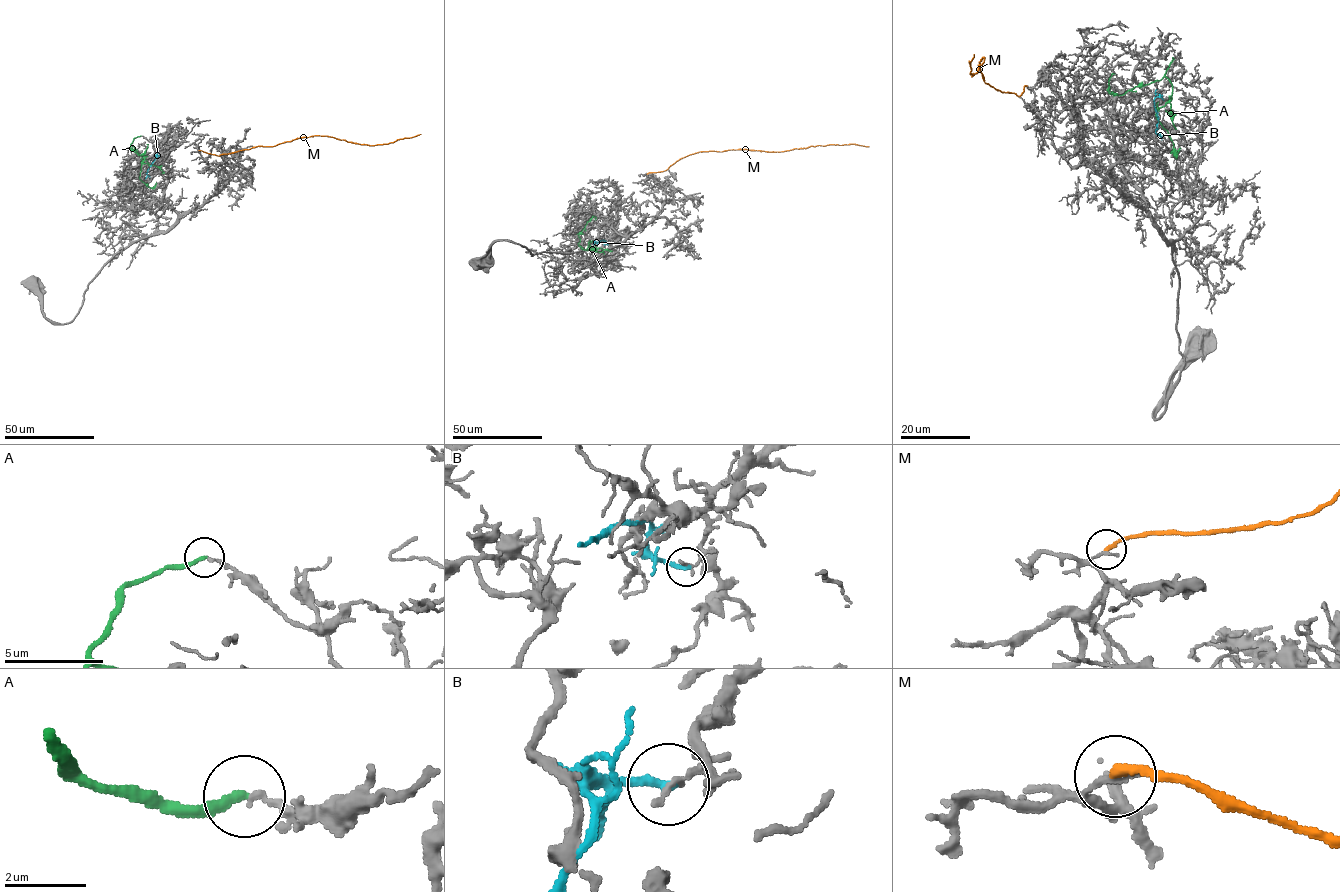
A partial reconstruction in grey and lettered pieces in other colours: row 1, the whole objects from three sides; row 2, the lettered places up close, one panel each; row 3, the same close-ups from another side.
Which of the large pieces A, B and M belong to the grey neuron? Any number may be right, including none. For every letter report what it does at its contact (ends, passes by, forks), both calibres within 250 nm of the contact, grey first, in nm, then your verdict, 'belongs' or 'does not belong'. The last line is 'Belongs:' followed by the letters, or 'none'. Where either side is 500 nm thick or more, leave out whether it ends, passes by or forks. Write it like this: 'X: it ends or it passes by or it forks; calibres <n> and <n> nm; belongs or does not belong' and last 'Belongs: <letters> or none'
A: it ends; calibres 130 and 220 nm; does not belong
B: it ends; calibres 180 and 240 nm; does not belong
M: it ends; calibres 160 and 200 nm; does not belong
Belongs: none

